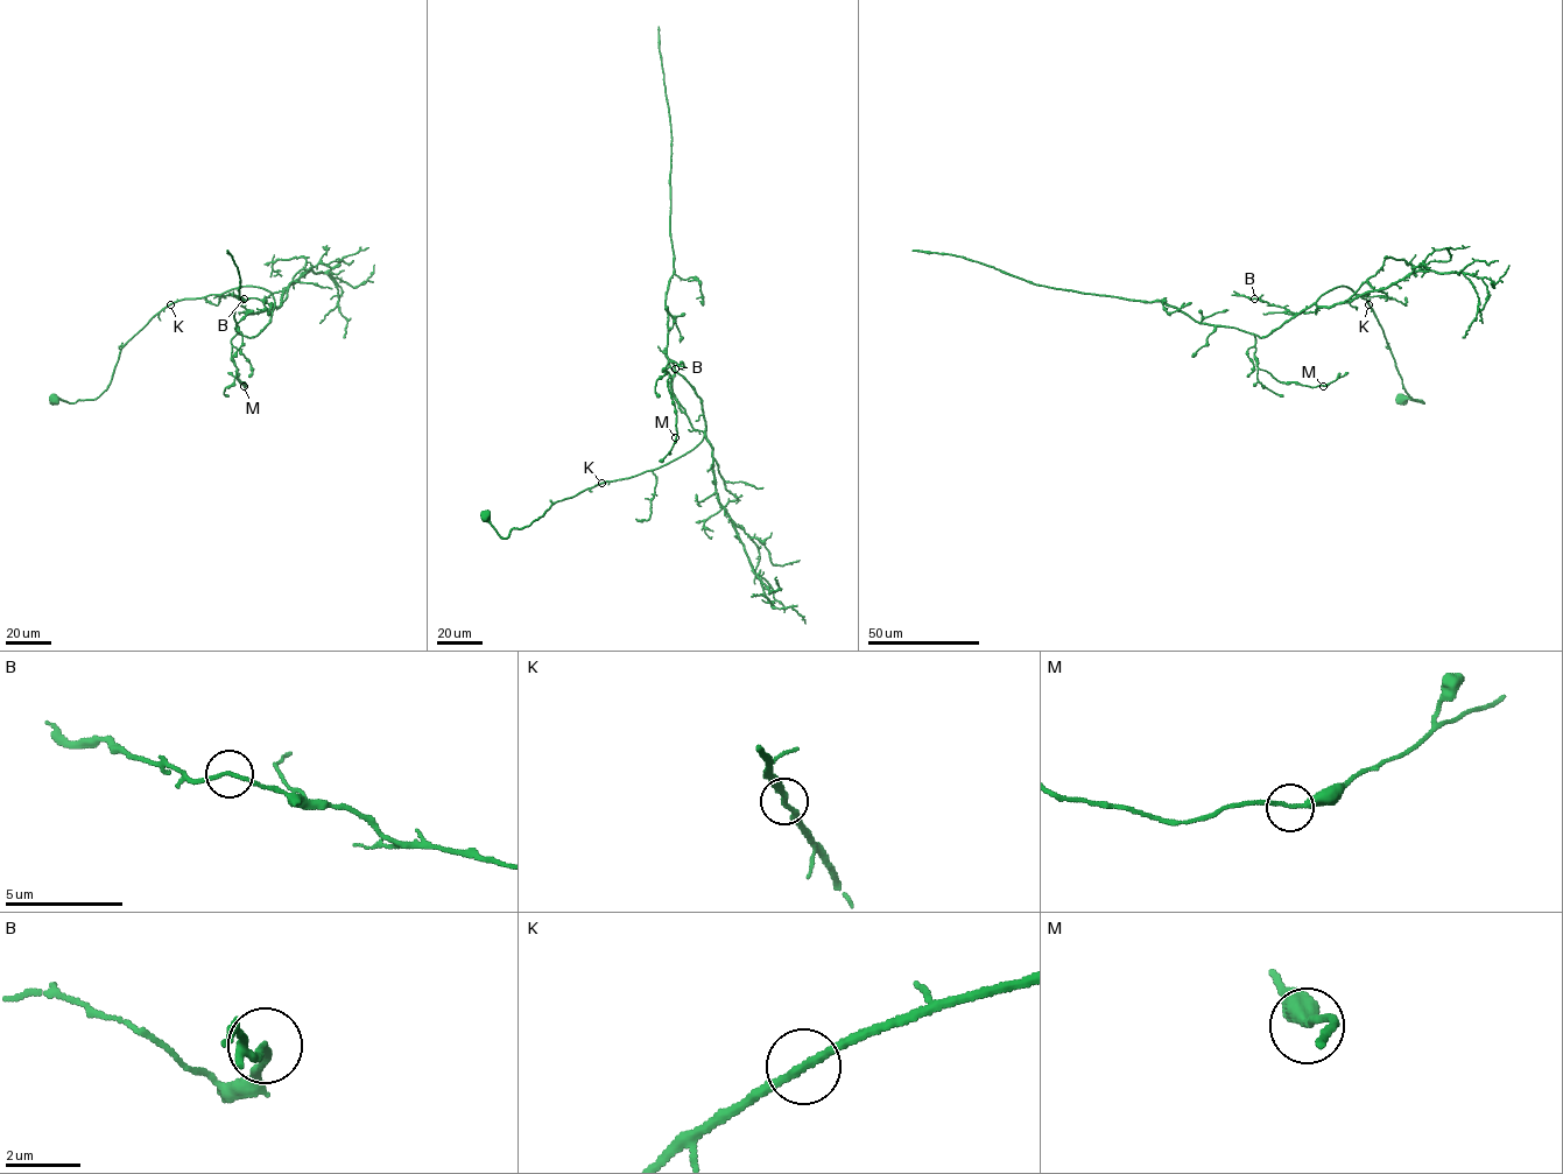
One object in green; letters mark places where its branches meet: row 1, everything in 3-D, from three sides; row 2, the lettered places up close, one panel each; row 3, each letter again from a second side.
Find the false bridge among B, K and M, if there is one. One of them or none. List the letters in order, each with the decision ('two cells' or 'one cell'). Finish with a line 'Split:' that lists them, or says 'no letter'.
B: one cell
K: one cell
M: one cell
Split: no letter

